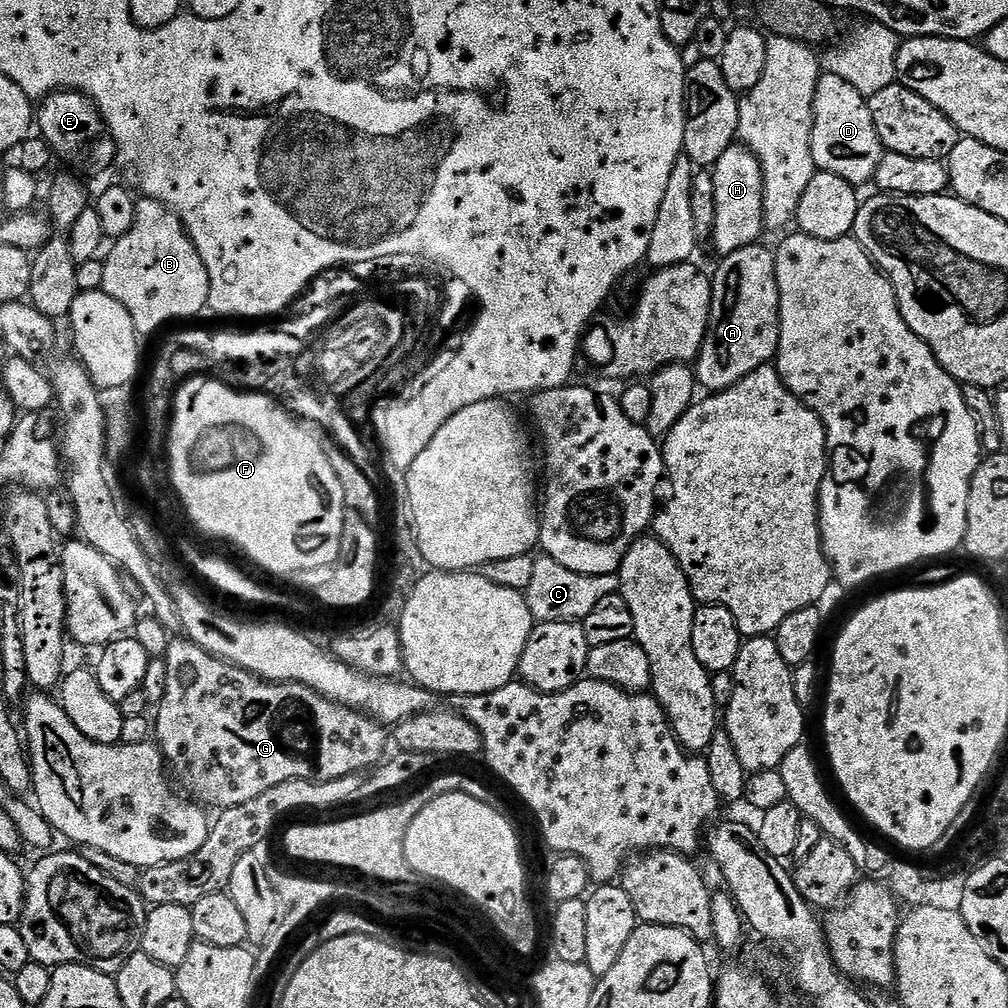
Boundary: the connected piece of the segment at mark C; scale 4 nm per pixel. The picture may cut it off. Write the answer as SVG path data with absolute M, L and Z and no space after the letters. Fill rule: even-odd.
M539 555L533 564L530 586L527 587L525 596L527 606L533 619L537 623L546 621L581 621L586 614L594 610L602 598L619 591L620 577L617 573L610 575L584 575L574 570L566 569L561 563L554 561L546 555Z

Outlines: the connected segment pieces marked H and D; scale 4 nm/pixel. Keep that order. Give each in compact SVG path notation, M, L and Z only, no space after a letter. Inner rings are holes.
M734 142L718 158L711 169L714 178L714 226L710 244L720 251L721 257L734 254L734 250L742 250L746 246L757 243L760 235L766 232L764 226L764 175L762 166L756 155L743 144Z
M824 72L818 82L814 110L814 126L810 150L814 154L817 169L830 174L838 174L838 178L846 178L846 182L863 186L871 181L878 170L878 162L885 154L882 142L878 138L878 130L874 130L874 118L870 118L868 101L850 82L842 82L834 74Z

